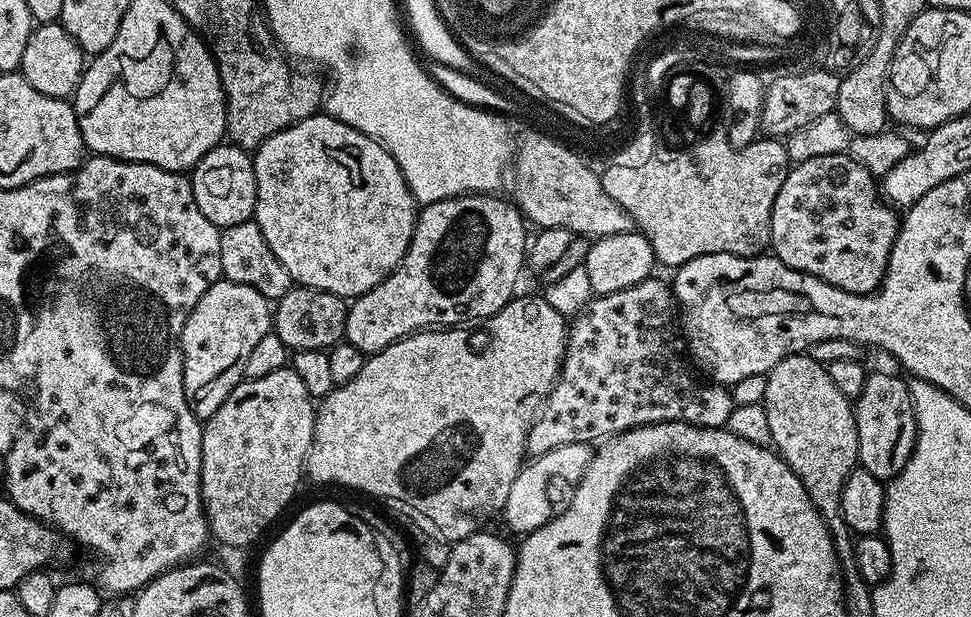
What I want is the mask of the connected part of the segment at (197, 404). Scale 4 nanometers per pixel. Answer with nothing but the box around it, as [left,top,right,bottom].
[180,296,274,420]

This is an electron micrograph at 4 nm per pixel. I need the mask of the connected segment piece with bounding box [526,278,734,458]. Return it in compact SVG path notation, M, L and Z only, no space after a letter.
M649 278L638 282L638 286L630 286L626 290L618 290L614 294L596 296L589 300L578 313L571 317L568 325L568 345L564 351L564 362L560 365L560 375L556 385L550 390L550 394L544 399L544 403L535 420L532 421L528 431L528 446L526 449L529 457L537 457L555 450L560 446L569 446L570 443L584 443L591 445L593 442L603 441L609 436L616 436L620 432L627 432L630 428L641 428L647 424L660 424L661 422L686 422L703 428L723 428L727 425L728 419L733 410L732 394L725 385L715 382L704 382L704 385L696 384L692 377L693 369L680 361L678 353L672 349L668 341L668 331L674 328L674 297L672 289L667 283L664 284L657 278Z

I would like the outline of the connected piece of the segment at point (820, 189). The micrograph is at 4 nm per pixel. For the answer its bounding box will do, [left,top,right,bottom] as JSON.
[770,152,901,292]

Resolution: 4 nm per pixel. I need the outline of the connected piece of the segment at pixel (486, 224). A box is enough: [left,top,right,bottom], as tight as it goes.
[344,194,526,354]

